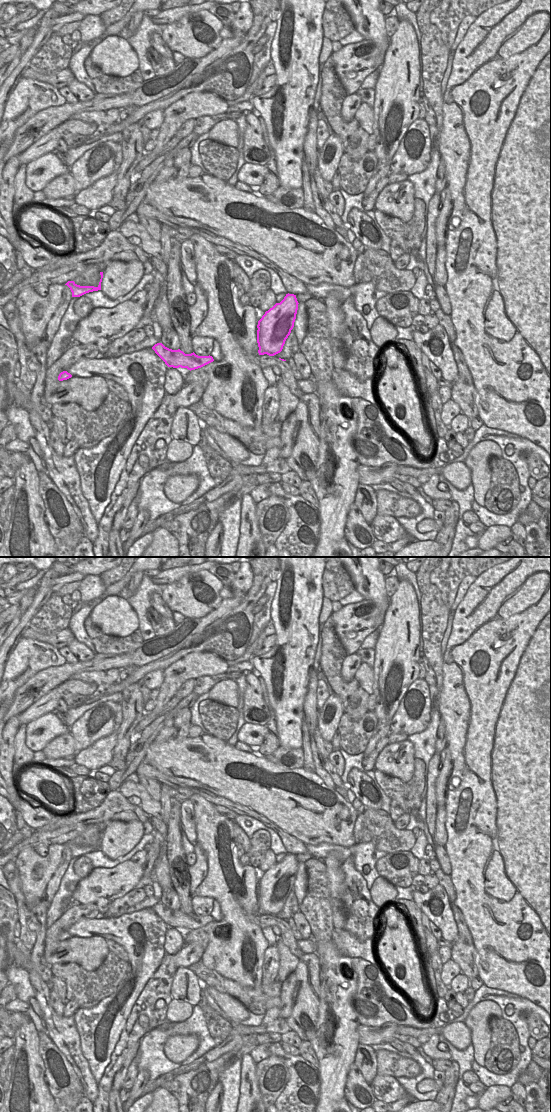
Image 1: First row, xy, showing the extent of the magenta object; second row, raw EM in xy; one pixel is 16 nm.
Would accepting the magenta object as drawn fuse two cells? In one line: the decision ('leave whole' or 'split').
split

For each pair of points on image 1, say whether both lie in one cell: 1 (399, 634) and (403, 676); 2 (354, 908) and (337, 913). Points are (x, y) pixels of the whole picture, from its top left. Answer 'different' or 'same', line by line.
1: same
2: different

